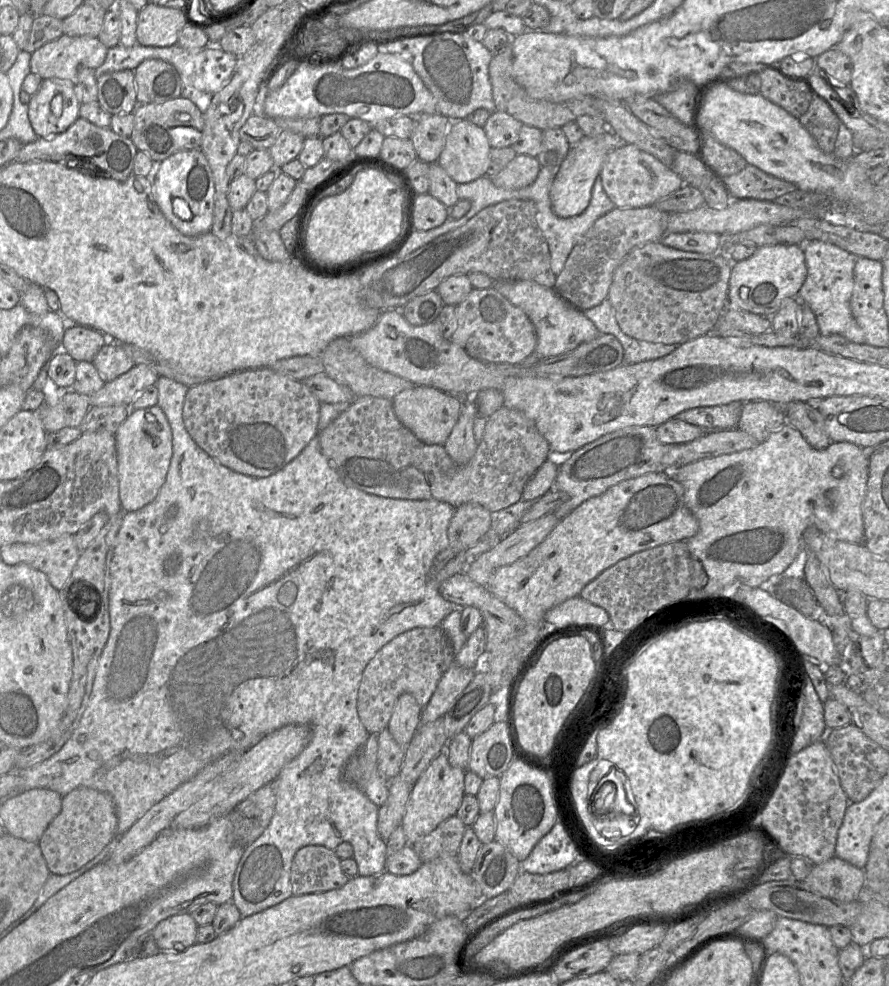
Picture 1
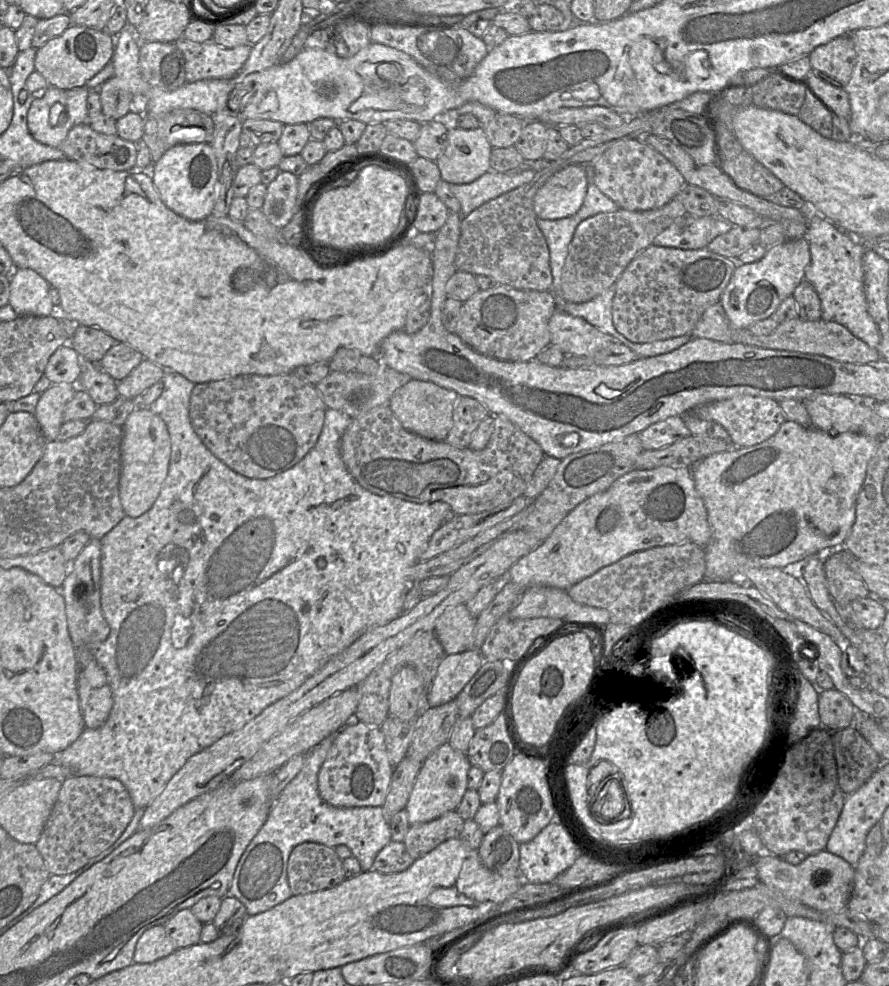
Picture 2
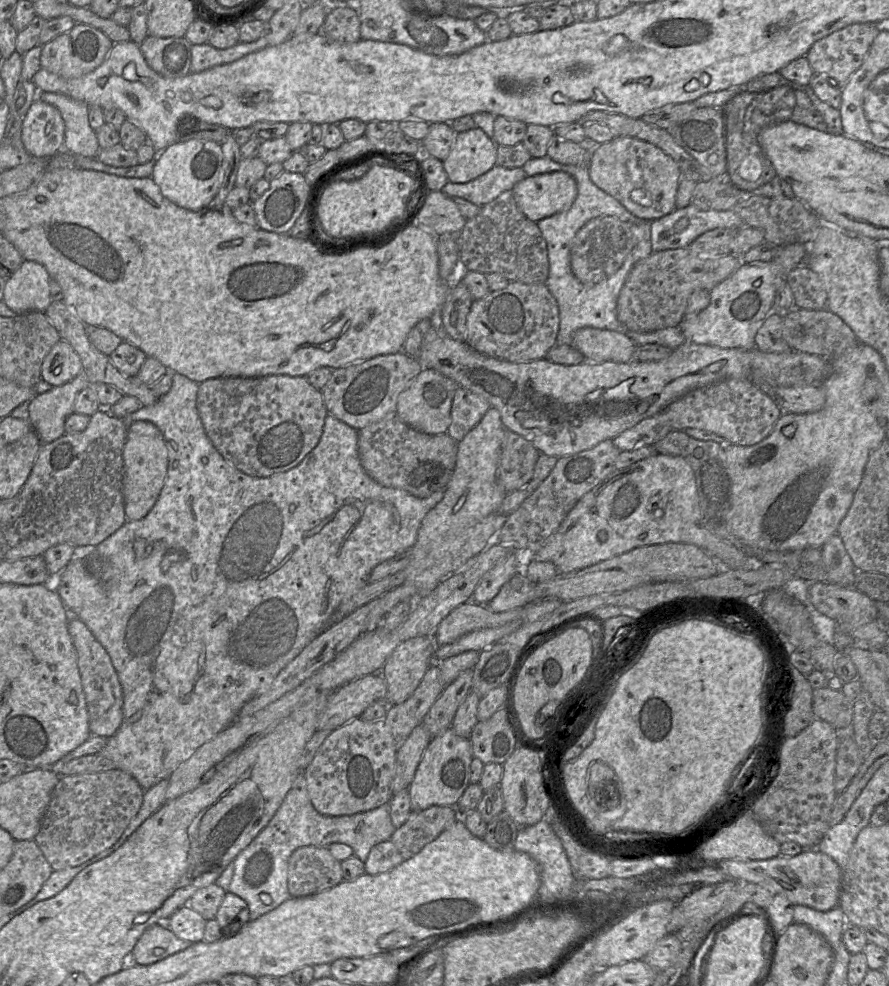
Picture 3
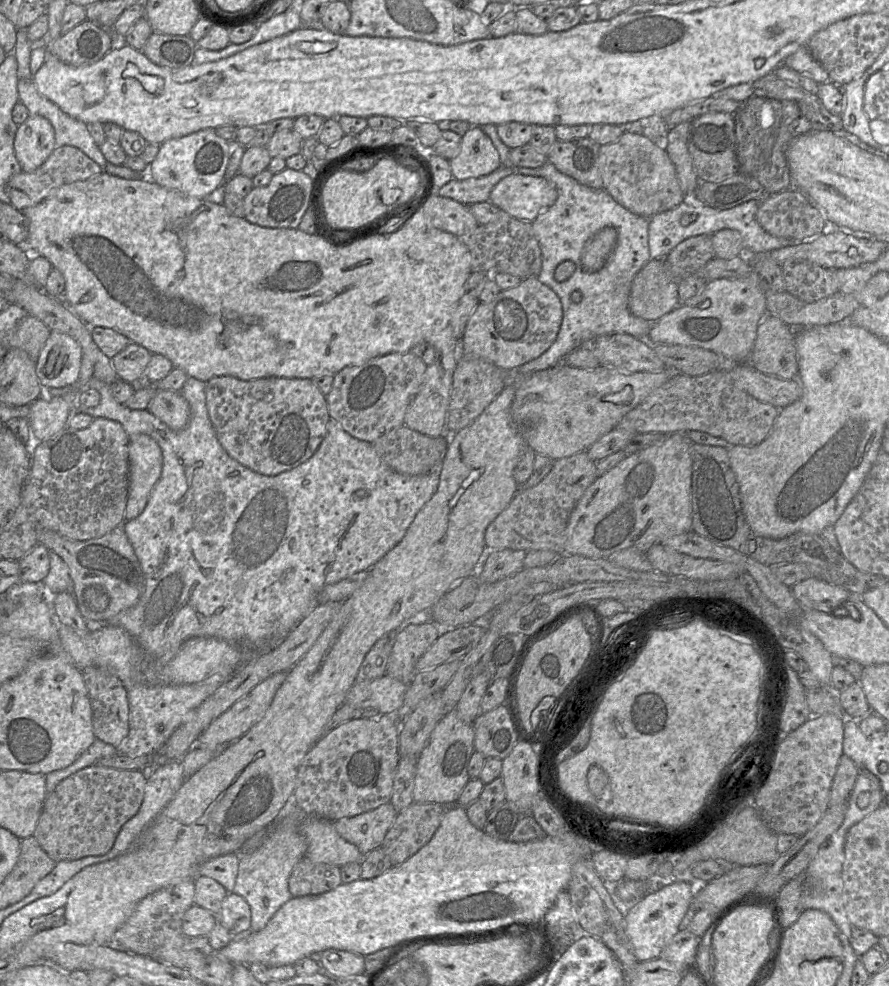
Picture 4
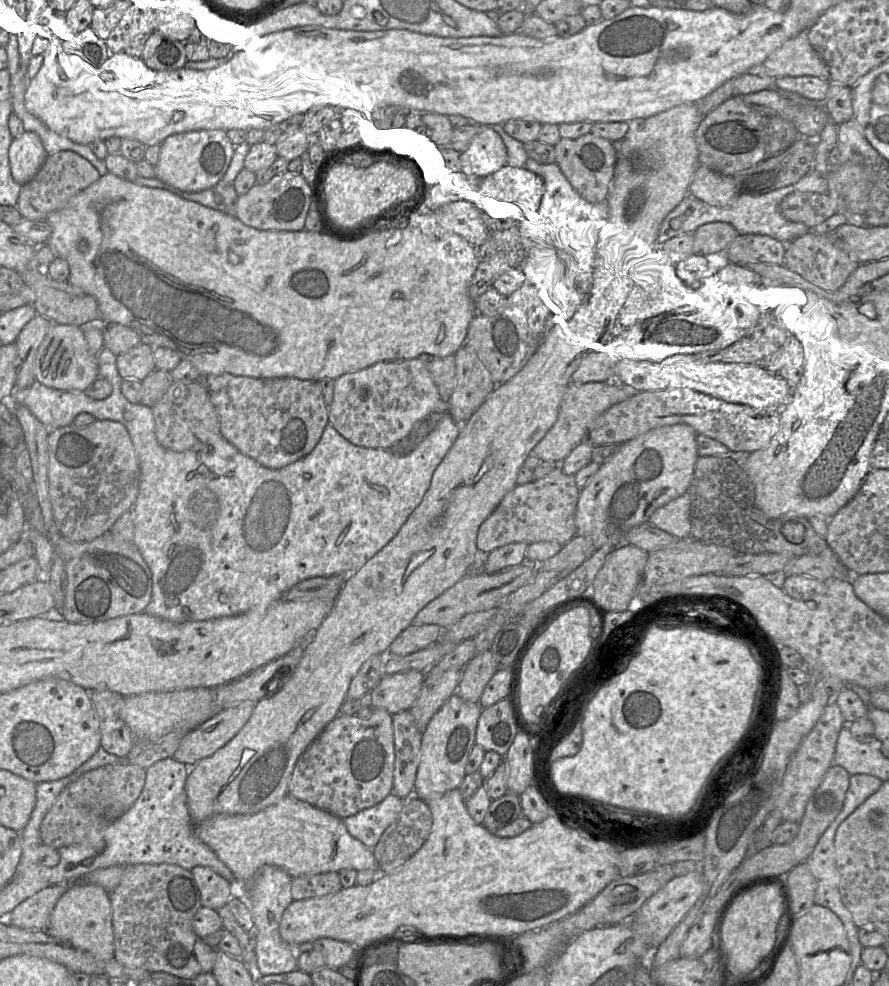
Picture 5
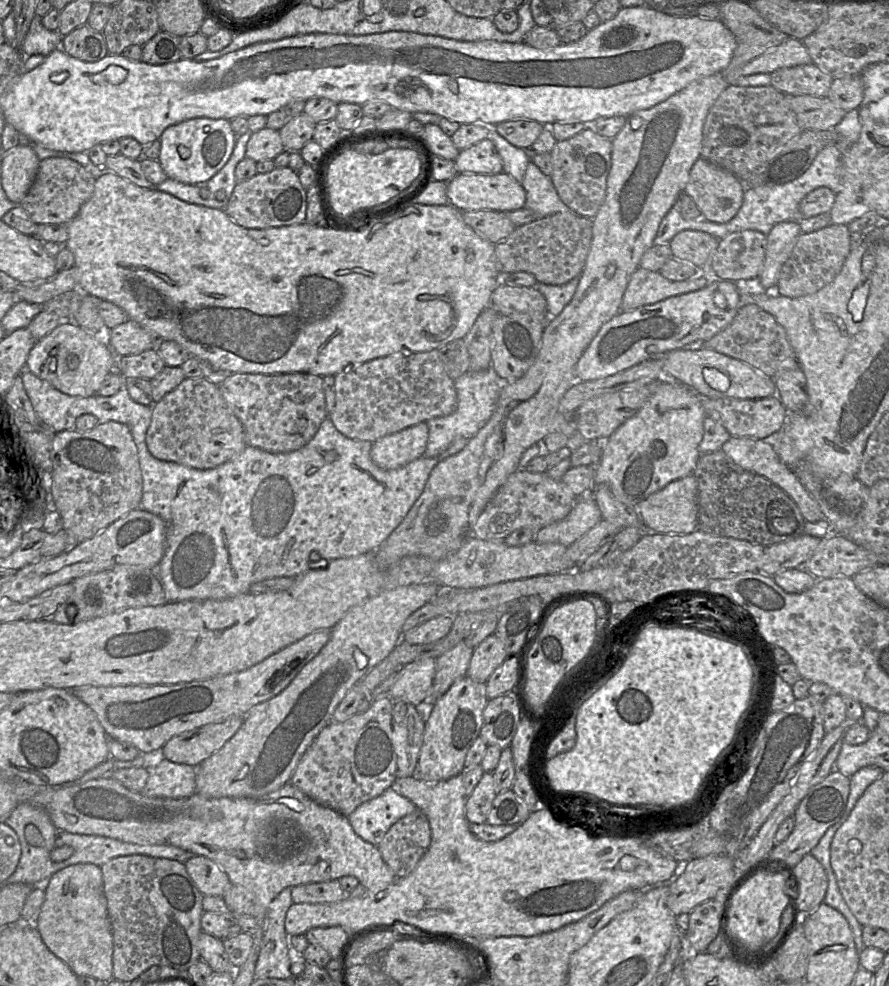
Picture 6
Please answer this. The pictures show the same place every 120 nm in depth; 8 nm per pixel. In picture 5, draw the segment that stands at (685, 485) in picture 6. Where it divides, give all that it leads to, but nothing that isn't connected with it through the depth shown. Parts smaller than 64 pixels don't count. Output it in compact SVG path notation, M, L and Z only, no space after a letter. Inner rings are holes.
M686 491L681 496L656 509L649 523L679 538L690 536L691 497Z

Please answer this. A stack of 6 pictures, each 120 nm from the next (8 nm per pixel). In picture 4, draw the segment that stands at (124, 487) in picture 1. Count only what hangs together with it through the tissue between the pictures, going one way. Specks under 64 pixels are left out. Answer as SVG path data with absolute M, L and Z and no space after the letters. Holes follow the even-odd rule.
M145 434L129 438L129 492L125 521L136 518L145 509L160 478L162 464L161 449L153 438Z

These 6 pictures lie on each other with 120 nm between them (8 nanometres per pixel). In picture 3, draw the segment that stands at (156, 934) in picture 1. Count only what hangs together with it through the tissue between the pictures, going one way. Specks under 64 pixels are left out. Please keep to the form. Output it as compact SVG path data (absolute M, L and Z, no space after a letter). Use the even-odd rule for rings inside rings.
M189 905L179 908L166 921L167 927L180 939L194 943L203 941L207 920Z

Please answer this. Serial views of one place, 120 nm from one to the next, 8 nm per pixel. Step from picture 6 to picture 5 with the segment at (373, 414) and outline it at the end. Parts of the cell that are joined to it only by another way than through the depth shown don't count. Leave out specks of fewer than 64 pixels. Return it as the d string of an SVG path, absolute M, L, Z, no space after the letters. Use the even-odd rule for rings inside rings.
M419 358L380 361L371 366L347 372L335 379L334 396L328 407L328 423L352 444L390 449L415 431L416 425L432 414L441 401L439 390L426 364Z

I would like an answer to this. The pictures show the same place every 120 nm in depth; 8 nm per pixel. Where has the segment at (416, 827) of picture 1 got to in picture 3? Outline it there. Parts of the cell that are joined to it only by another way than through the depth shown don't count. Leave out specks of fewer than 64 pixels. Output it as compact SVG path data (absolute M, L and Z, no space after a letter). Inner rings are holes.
M451 728L432 737L408 788L411 810L421 811L433 805L456 806L470 784L470 766L473 758L470 737L461 737Z

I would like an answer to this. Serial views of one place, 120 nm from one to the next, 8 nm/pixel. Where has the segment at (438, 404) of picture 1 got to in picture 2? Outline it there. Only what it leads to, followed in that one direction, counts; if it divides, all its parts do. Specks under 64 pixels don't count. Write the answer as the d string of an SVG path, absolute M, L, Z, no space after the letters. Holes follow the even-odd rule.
M409 379L391 397L389 407L402 427L423 438L444 441L452 427L452 416L460 396L433 382Z

